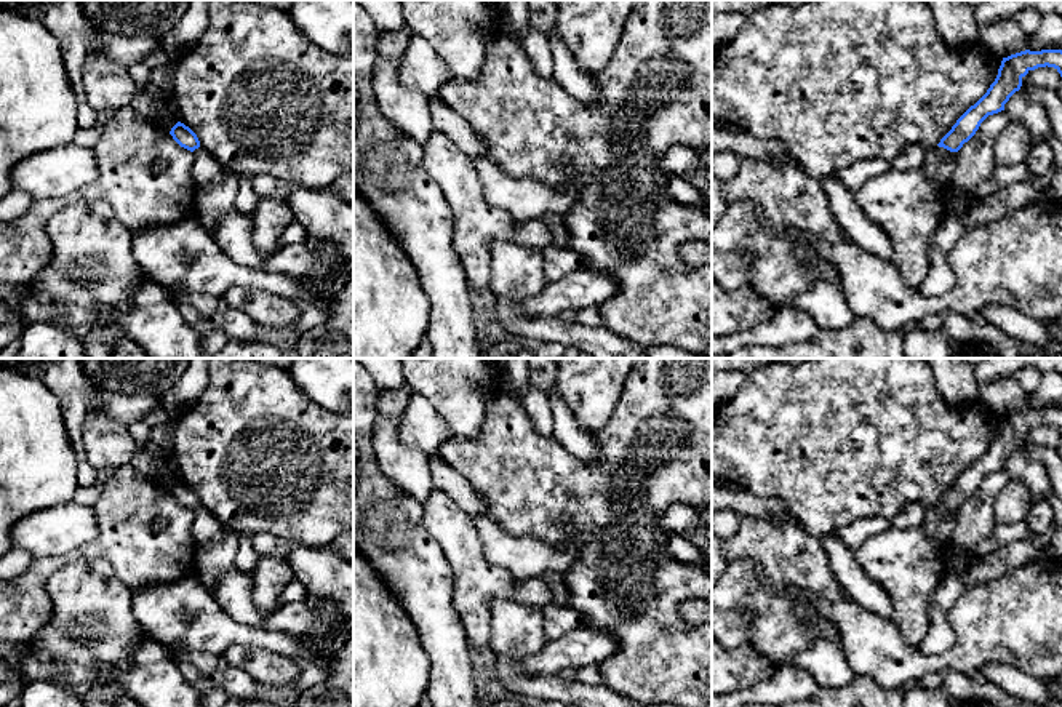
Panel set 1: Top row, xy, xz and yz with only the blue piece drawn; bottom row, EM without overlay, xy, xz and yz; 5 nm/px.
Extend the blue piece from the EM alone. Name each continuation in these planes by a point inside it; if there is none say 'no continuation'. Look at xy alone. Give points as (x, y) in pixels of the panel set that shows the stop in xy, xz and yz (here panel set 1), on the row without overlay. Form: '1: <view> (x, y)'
1: xy (205, 530)

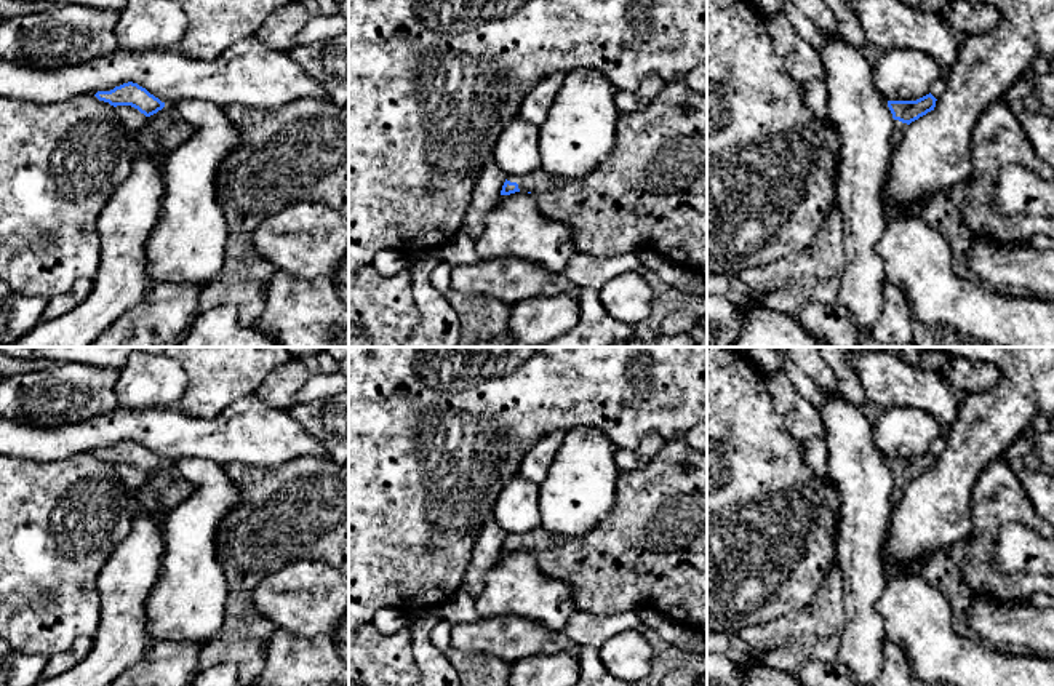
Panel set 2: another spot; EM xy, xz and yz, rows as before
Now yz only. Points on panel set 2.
1: yz (899, 485)

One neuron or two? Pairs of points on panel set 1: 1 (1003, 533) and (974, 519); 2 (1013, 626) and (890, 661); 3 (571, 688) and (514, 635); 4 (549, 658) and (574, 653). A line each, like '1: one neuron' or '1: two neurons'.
1: two neurons
2: one neuron
3: two neurons
4: one neuron

